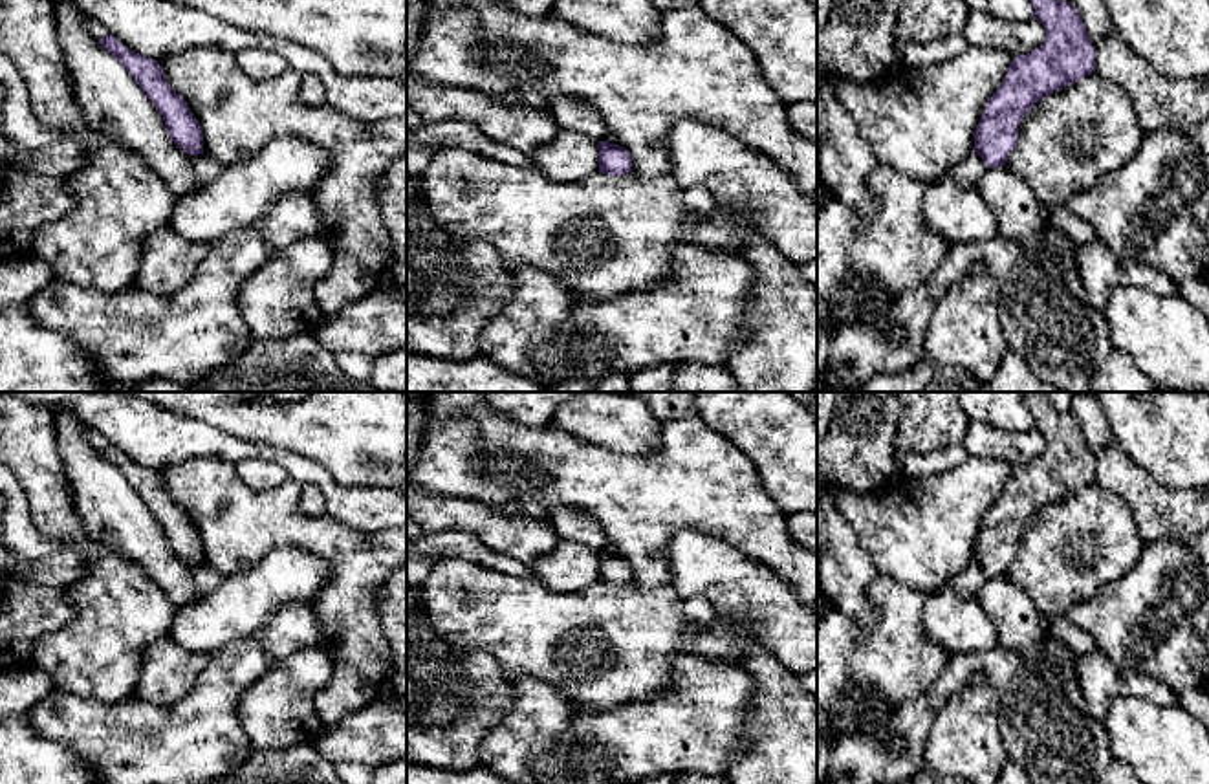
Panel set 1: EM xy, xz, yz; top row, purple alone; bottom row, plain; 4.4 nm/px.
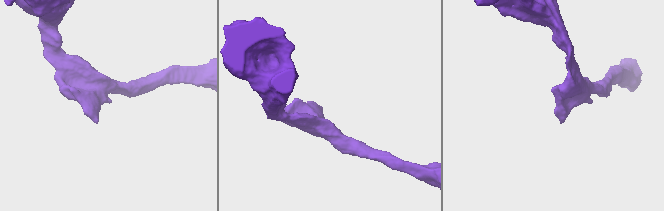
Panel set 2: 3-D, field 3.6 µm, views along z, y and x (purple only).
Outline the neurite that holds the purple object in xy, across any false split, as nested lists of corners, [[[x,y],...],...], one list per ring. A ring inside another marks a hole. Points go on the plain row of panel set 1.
[[[114,445],[99,449],[99,454],[123,474],[159,520],[169,546],[189,566],[196,588],[202,593],[212,592],[223,577],[203,562],[202,537],[189,520],[187,511],[169,496],[159,473],[132,462]]]

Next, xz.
[[[559,509],[550,515],[561,540],[592,548],[599,557],[599,583],[625,586],[632,583],[632,566],[623,559],[614,544],[608,542],[601,526],[586,513],[577,509]]]

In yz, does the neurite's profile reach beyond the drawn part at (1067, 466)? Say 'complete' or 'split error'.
split error

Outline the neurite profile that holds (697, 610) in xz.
[[[703,597],[685,599],[681,610],[683,610],[683,617],[694,628],[711,626],[718,617],[718,612],[714,610],[714,606]]]

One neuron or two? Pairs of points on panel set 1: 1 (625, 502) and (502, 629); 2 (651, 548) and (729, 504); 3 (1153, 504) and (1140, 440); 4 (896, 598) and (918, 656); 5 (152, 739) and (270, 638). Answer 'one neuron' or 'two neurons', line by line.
1: two neurons
2: one neuron
3: two neurons
4: one neuron
5: two neurons

